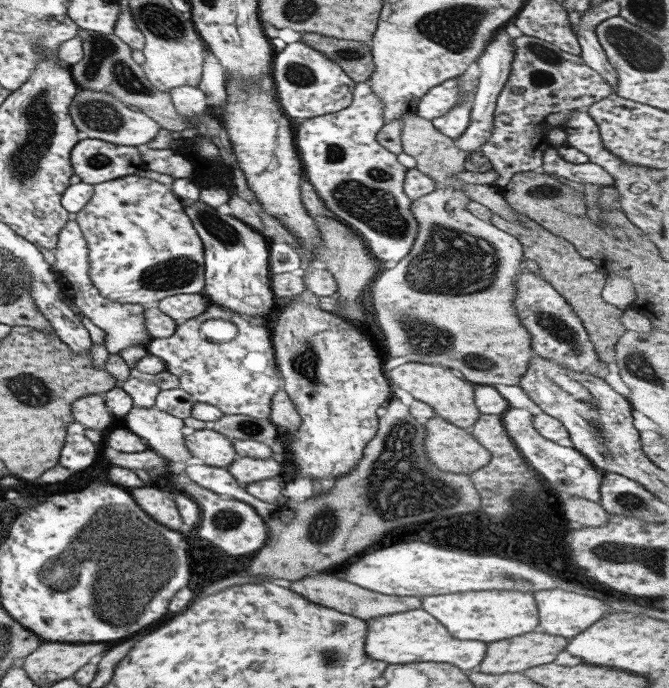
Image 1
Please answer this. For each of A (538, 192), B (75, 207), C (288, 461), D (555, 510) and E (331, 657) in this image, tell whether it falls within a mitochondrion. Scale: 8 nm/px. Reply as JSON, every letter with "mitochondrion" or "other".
{"A":"mitochondrion","B":"other","C":"other","D":"other","E":"mitochondrion"}

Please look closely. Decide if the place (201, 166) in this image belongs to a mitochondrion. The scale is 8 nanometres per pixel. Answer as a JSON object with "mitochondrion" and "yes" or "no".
{"mitochondrion":"no"}

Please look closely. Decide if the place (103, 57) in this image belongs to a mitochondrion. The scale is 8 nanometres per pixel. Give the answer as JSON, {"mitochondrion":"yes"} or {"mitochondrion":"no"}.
{"mitochondrion":"yes"}

